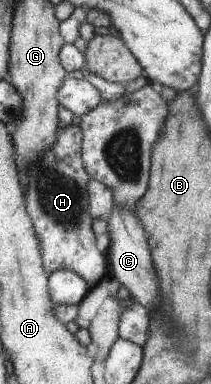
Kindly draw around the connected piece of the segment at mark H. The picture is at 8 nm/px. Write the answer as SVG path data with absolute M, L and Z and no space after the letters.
M66 125L57 132L56 140L53 141L53 147L44 152L37 163L29 164L27 174L27 191L25 197L25 207L28 211L28 218L31 220L34 236L37 238L41 267L44 274L48 277L58 269L72 271L78 275L84 282L92 288L96 286L104 277L108 275L107 259L105 253L100 253L96 249L96 237L91 229L93 218L89 213L89 196L86 190L89 181L81 159L81 132L76 125Z

